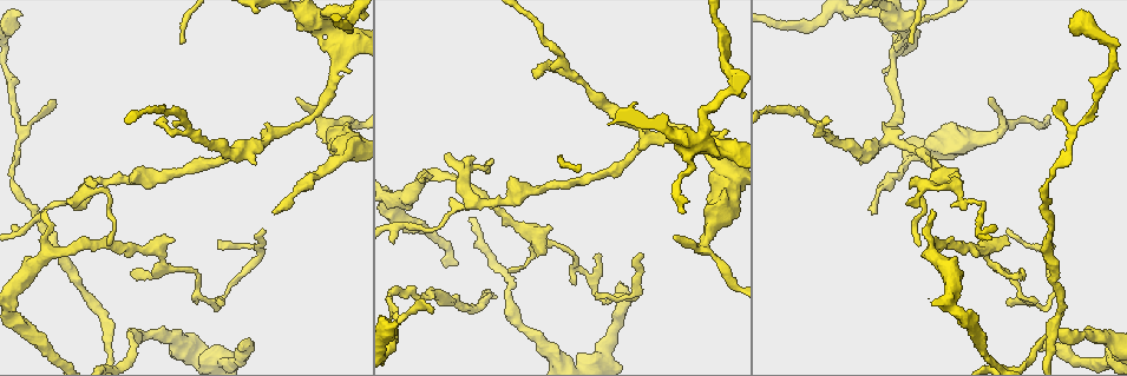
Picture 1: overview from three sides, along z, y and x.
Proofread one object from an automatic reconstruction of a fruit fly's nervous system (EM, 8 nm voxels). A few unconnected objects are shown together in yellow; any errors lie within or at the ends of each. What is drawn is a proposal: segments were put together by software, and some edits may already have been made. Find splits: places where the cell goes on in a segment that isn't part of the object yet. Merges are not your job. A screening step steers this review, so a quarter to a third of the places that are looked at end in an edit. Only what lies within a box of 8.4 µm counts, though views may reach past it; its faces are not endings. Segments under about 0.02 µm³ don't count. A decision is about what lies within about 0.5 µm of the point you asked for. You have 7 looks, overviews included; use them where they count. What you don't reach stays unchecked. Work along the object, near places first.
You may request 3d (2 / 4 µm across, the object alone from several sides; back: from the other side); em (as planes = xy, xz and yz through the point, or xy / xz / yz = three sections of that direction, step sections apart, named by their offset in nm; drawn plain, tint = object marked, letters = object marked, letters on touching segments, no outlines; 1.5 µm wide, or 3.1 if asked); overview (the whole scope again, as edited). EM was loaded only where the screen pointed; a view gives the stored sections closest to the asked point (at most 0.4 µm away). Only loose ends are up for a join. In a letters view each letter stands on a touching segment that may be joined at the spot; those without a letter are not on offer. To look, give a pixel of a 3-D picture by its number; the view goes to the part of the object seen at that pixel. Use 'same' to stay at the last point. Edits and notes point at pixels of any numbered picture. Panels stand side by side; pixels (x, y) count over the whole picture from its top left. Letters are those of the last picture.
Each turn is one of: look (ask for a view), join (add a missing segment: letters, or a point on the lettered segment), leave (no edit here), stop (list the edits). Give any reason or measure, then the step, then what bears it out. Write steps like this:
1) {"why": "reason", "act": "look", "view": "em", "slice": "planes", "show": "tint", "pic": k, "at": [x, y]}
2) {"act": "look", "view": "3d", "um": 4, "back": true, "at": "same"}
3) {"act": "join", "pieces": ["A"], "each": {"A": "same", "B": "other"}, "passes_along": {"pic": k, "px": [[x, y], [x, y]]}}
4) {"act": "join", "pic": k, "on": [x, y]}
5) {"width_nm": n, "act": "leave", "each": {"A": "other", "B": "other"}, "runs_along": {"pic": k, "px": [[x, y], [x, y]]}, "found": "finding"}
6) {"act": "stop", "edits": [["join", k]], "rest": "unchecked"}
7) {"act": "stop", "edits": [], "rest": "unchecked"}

{"why": "an open end", "act": "look", "view": "em", "slice": "planes", "show": "letters", "pic": 1, "at": [237, 346]}

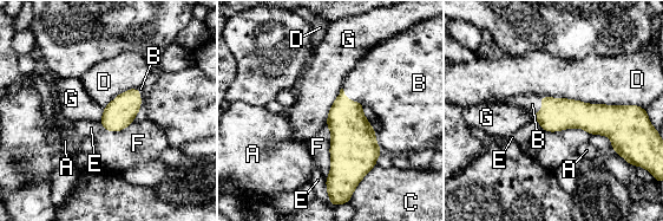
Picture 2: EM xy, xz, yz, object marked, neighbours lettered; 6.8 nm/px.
{"act": "join", "pic": 2, "on": [380, 80], "each": {"A": "other", "B": "same", "C": "other", "D": "other", "E": "other", "F": "other", "G": "other"}, "found": "it goes on there"}

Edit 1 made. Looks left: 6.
{"why": "thin end", "act": "look", "view": "em", "slice": "yz", "step": 4, "show": "tint", "pic": 1, "at": [421, 178]}

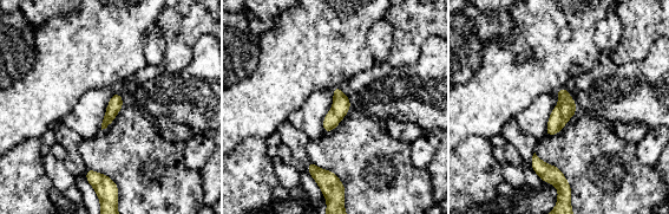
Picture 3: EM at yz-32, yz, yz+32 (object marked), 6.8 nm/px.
{"why": "cut it another way", "act": "look", "view": "em", "slice": "planes", "show": "letters", "at": "same"}

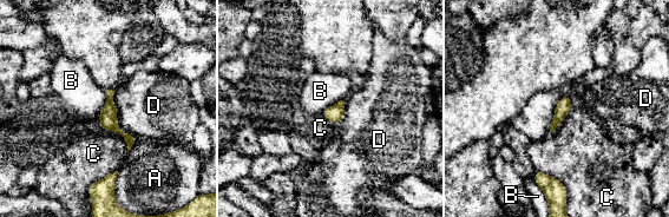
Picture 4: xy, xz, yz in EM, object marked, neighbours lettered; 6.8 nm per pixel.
{"width_nm": 90, "act": "leave", "each": {"A": "other", "B": "other", "C": "other", "D": "other"}, "border": {"pic": 4, "px": [[562, 94], [549, 131]]}, "found": "no lettered segment goes on from it"}

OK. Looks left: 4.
{"why": "redraw", "act": "look", "view": "overview"}

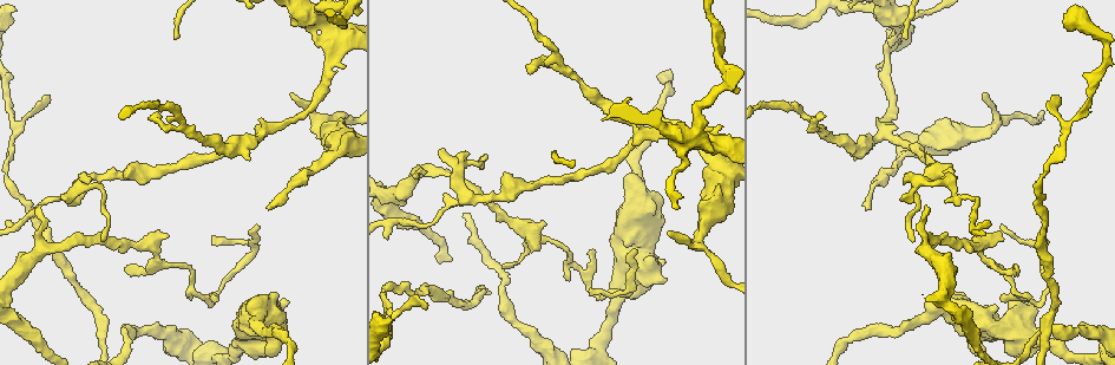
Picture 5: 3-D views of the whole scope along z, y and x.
{"why": "an open end", "act": "look", "view": "3d", "um": 4, "pic": 5, "at": [426, 302]}

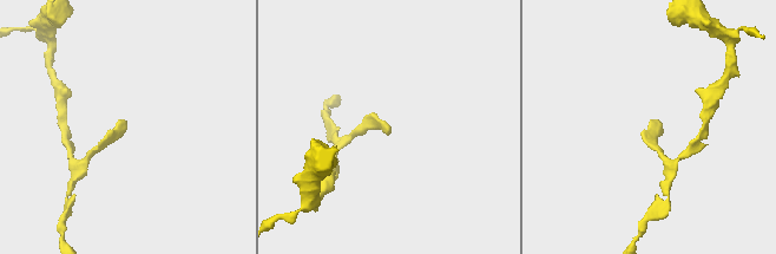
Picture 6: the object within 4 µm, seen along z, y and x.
{"act": "look", "view": "em", "slice": "xy", "step": 4, "show": "letters", "pic": 6, "at": [385, 125]}

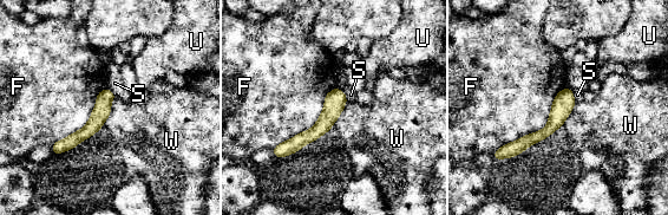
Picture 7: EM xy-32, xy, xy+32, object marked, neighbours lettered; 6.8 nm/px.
{"longest_contact_nm": ["F", 650], "act": "leave", "each": {"F": "other", "S": "other", "U": "other", "W": "other"}, "found": "none of them fits"}

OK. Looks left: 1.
{"act": "stop", "edits": [["join", 2]], "rest": "unchecked"}

